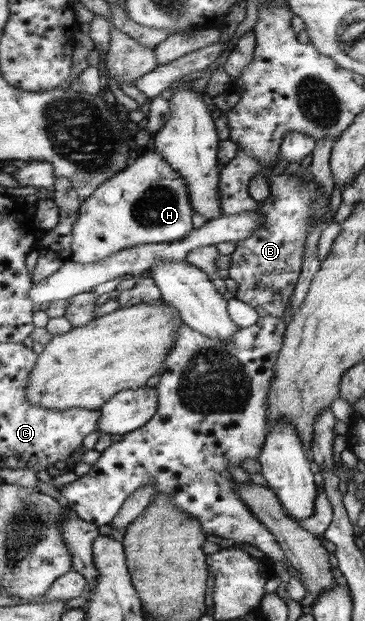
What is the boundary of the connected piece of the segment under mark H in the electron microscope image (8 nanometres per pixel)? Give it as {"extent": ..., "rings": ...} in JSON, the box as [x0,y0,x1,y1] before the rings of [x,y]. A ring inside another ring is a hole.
{"extent":[72,148,192,263],"rings":[[[147,148],[120,172],[115,173],[87,199],[81,202],[78,217],[72,226],[72,255],[76,263],[97,263],[105,257],[118,253],[127,247],[144,244],[173,242],[186,237],[192,231],[192,201],[187,181],[162,157],[160,152]]]}

